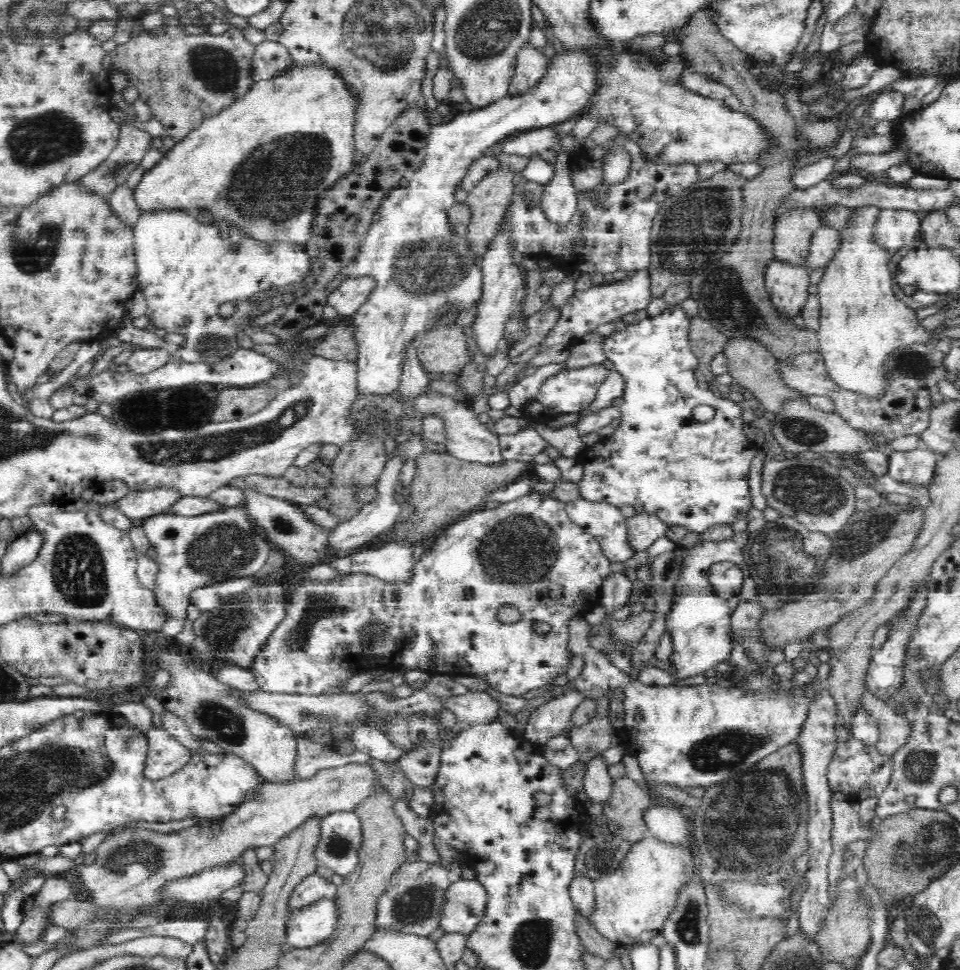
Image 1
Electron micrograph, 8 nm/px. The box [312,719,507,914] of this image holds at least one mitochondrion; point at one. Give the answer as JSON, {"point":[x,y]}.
{"point":[337,845]}

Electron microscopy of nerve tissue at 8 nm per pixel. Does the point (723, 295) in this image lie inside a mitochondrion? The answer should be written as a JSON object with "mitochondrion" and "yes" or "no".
{"mitochondrion":"yes"}

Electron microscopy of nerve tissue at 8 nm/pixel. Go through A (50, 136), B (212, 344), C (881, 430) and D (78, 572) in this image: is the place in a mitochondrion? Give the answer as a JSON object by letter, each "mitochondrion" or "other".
{"A":"mitochondrion","B":"mitochondrion","C":"other","D":"mitochondrion"}

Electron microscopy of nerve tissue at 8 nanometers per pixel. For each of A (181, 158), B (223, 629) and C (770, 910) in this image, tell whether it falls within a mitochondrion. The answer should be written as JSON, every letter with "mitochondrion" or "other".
{"A":"other","B":"mitochondrion","C":"other"}

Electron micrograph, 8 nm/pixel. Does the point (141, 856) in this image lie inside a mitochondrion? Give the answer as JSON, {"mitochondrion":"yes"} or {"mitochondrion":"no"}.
{"mitochondrion":"yes"}

